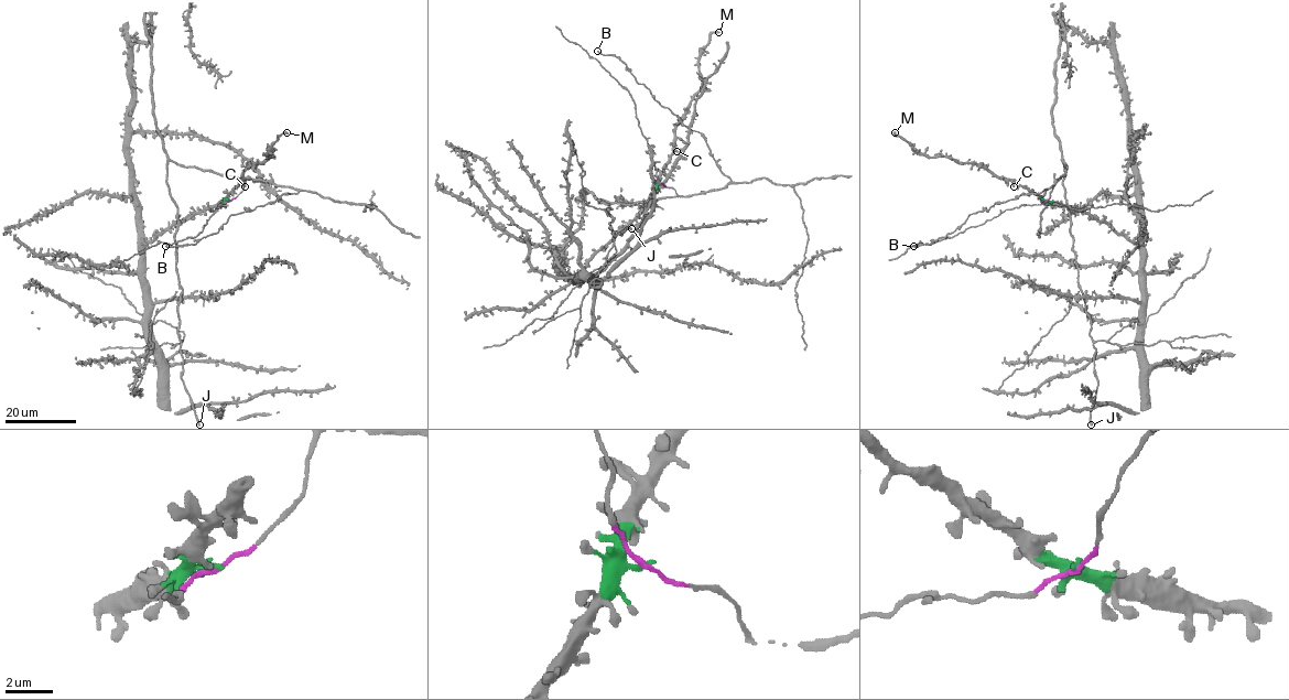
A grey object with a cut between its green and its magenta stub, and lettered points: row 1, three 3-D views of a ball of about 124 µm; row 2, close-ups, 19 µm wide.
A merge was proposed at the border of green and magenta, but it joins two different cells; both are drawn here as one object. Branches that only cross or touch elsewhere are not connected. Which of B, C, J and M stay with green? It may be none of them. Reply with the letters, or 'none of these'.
C, M

